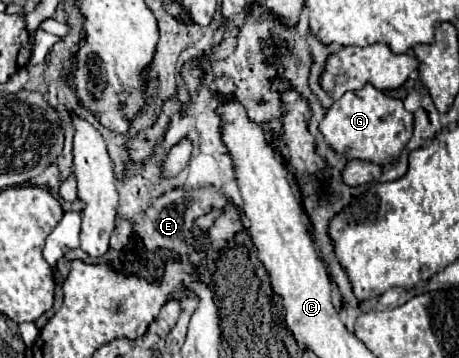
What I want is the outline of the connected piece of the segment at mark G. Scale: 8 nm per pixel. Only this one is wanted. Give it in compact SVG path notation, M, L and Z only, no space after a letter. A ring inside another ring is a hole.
M366 84L362 90L346 92L332 104L324 120L320 122L320 132L324 134L326 142L348 160L364 158L388 166L398 158L412 136L412 114L406 112L400 100L386 96L372 84Z

